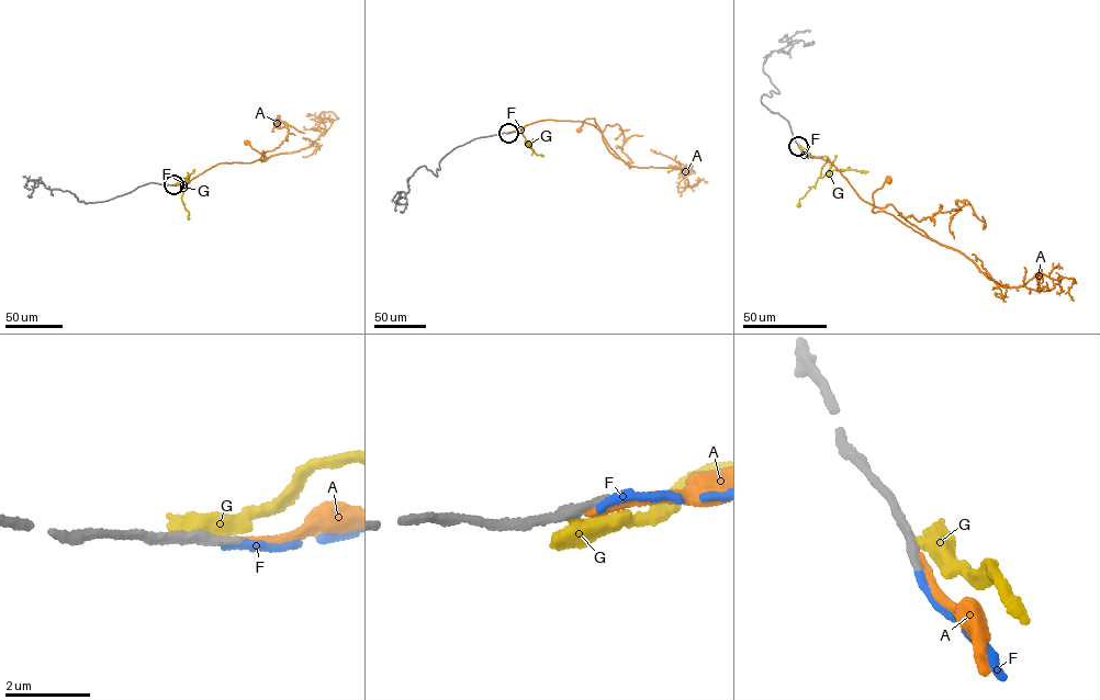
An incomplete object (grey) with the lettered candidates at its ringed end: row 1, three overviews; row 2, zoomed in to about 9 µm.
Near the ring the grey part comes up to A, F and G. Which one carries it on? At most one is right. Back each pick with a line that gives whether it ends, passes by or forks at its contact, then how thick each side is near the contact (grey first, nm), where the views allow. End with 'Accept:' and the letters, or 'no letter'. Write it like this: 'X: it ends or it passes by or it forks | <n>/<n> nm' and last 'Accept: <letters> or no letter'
A: it ends | 240/150 nm
Accept: A

